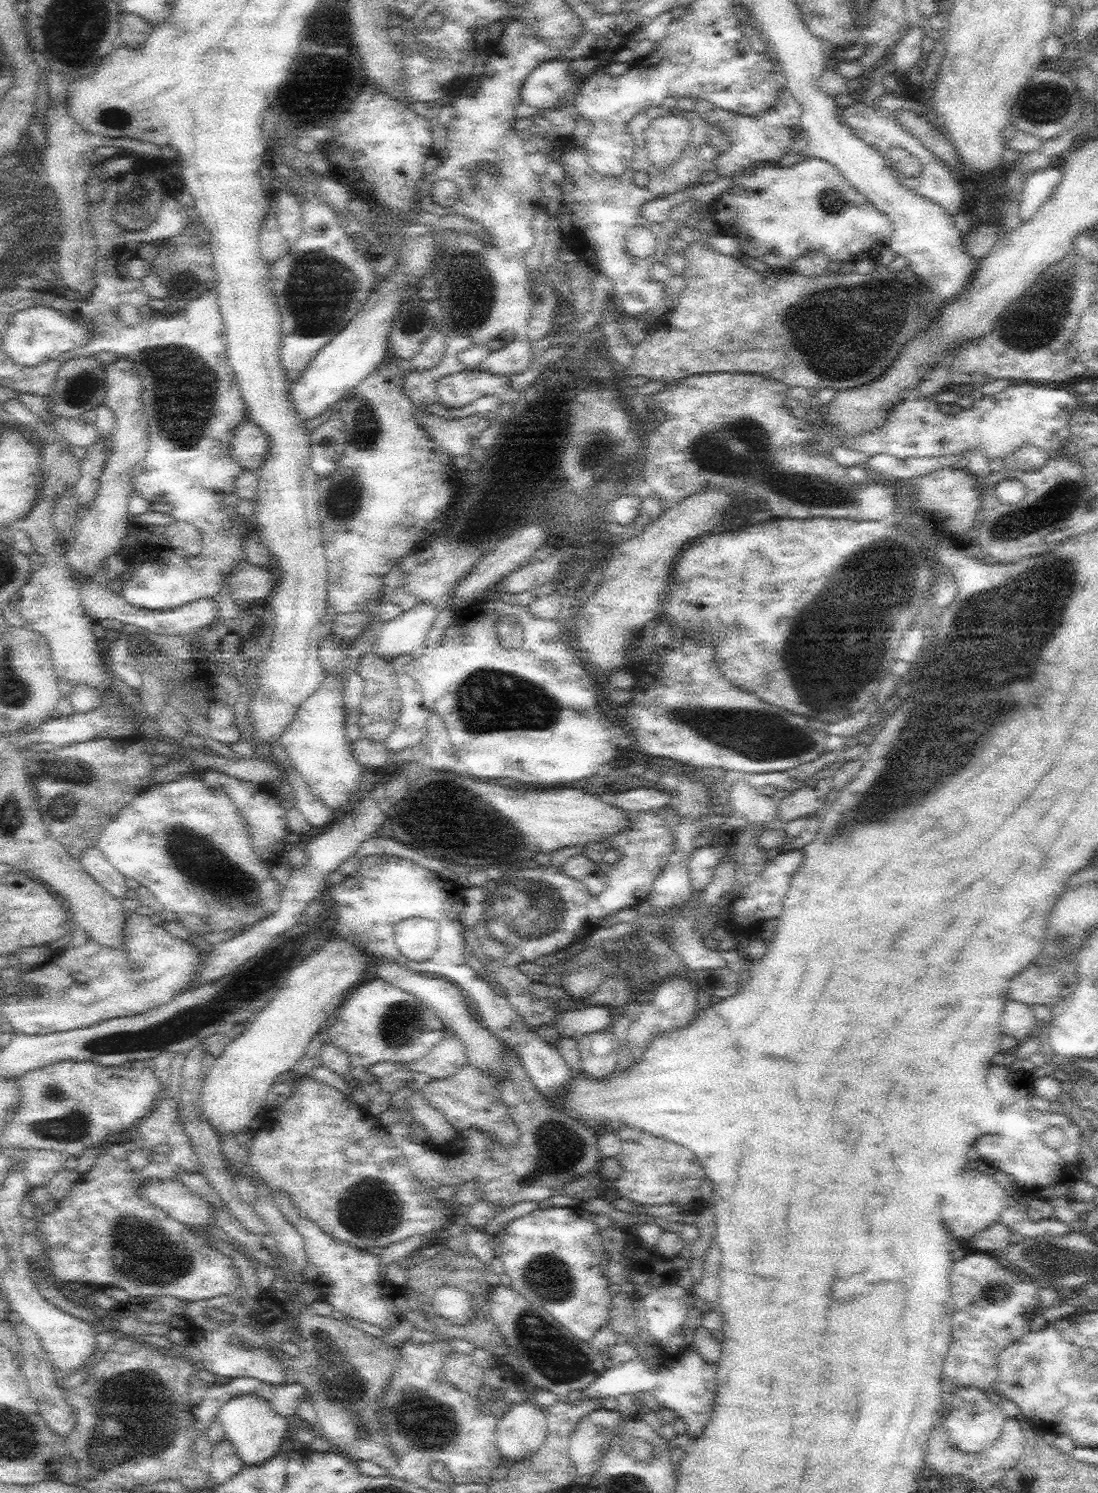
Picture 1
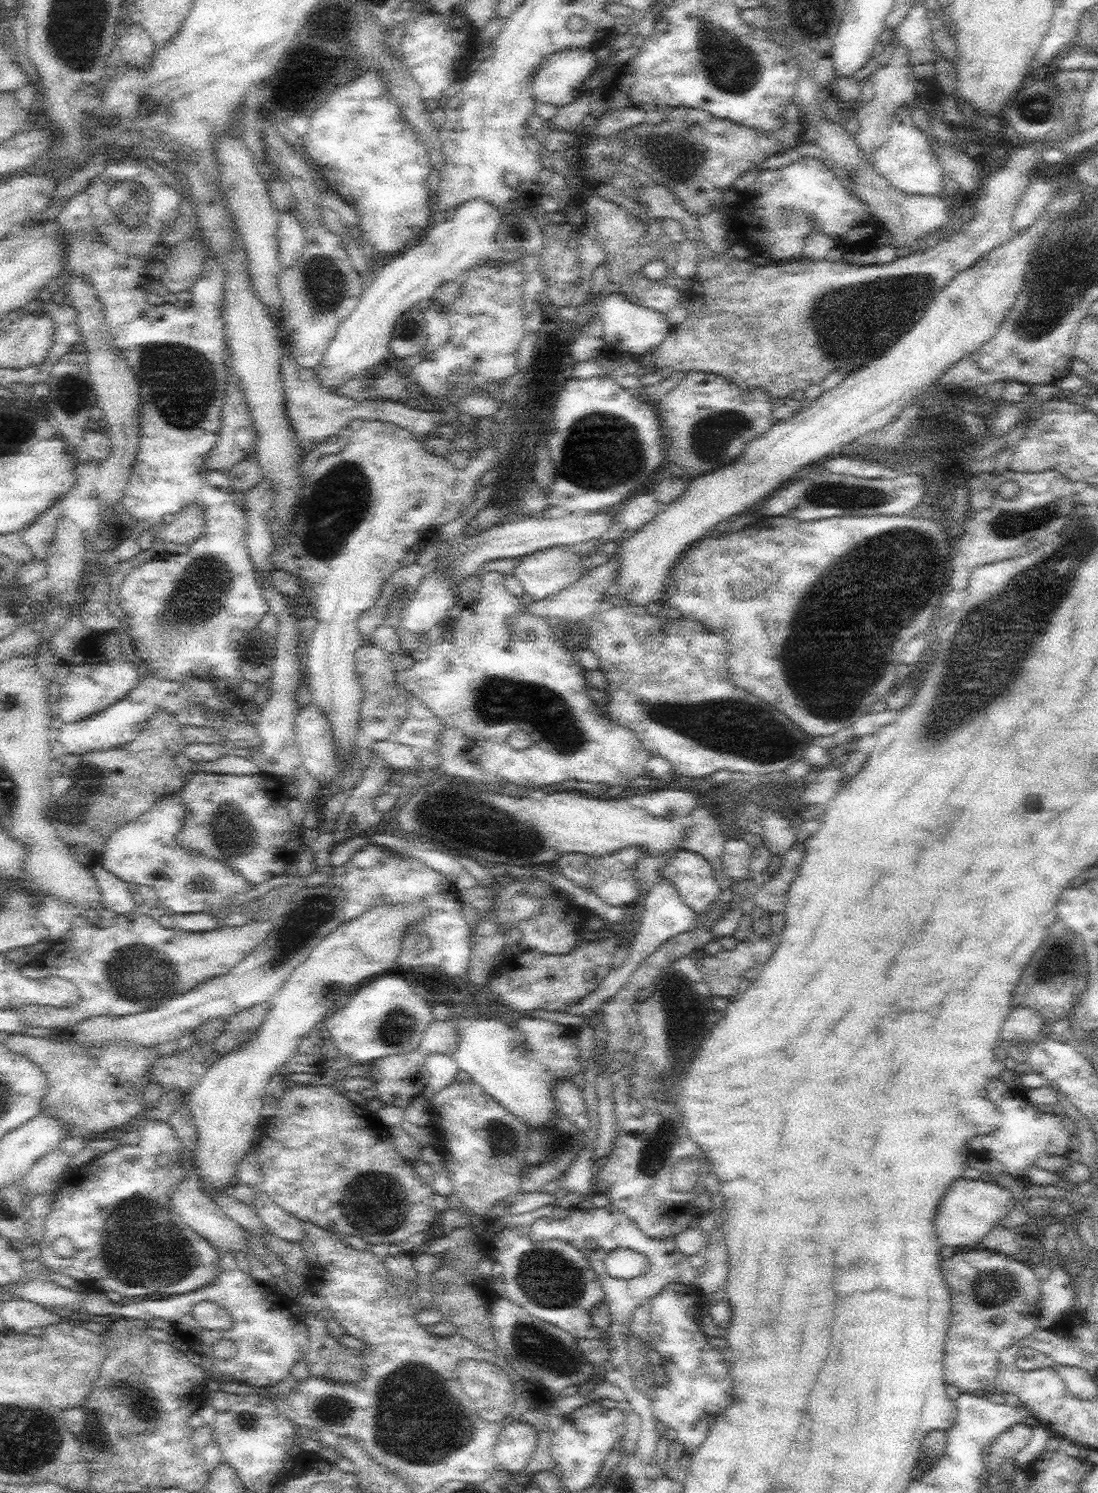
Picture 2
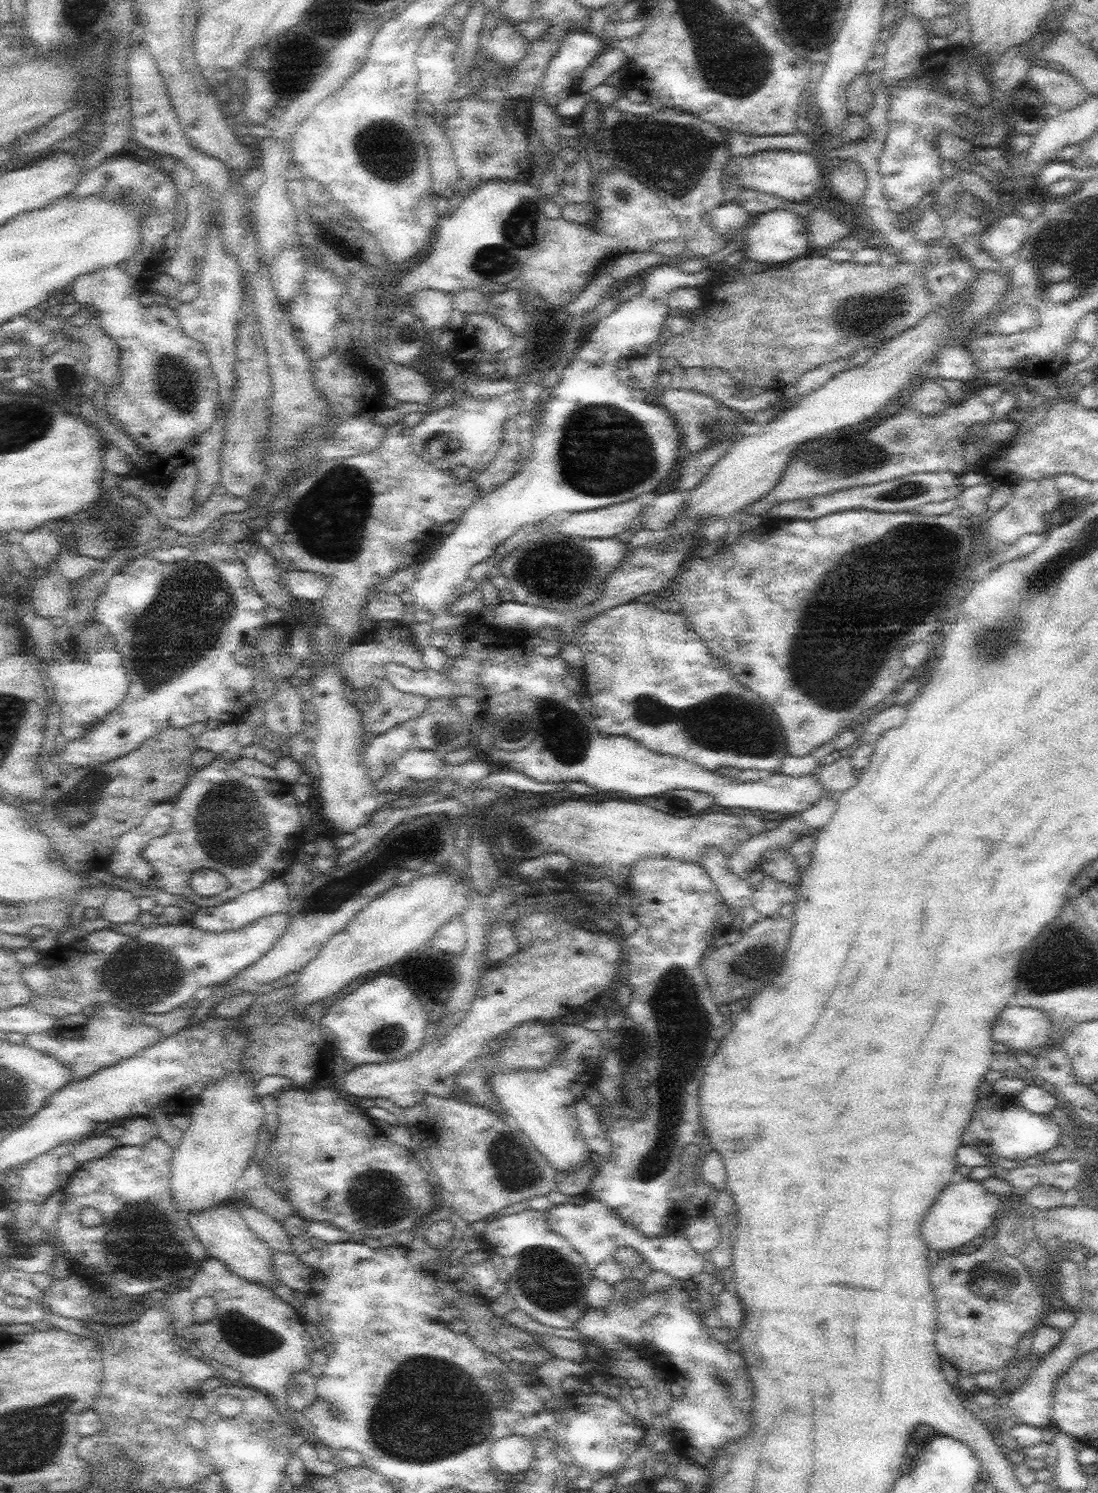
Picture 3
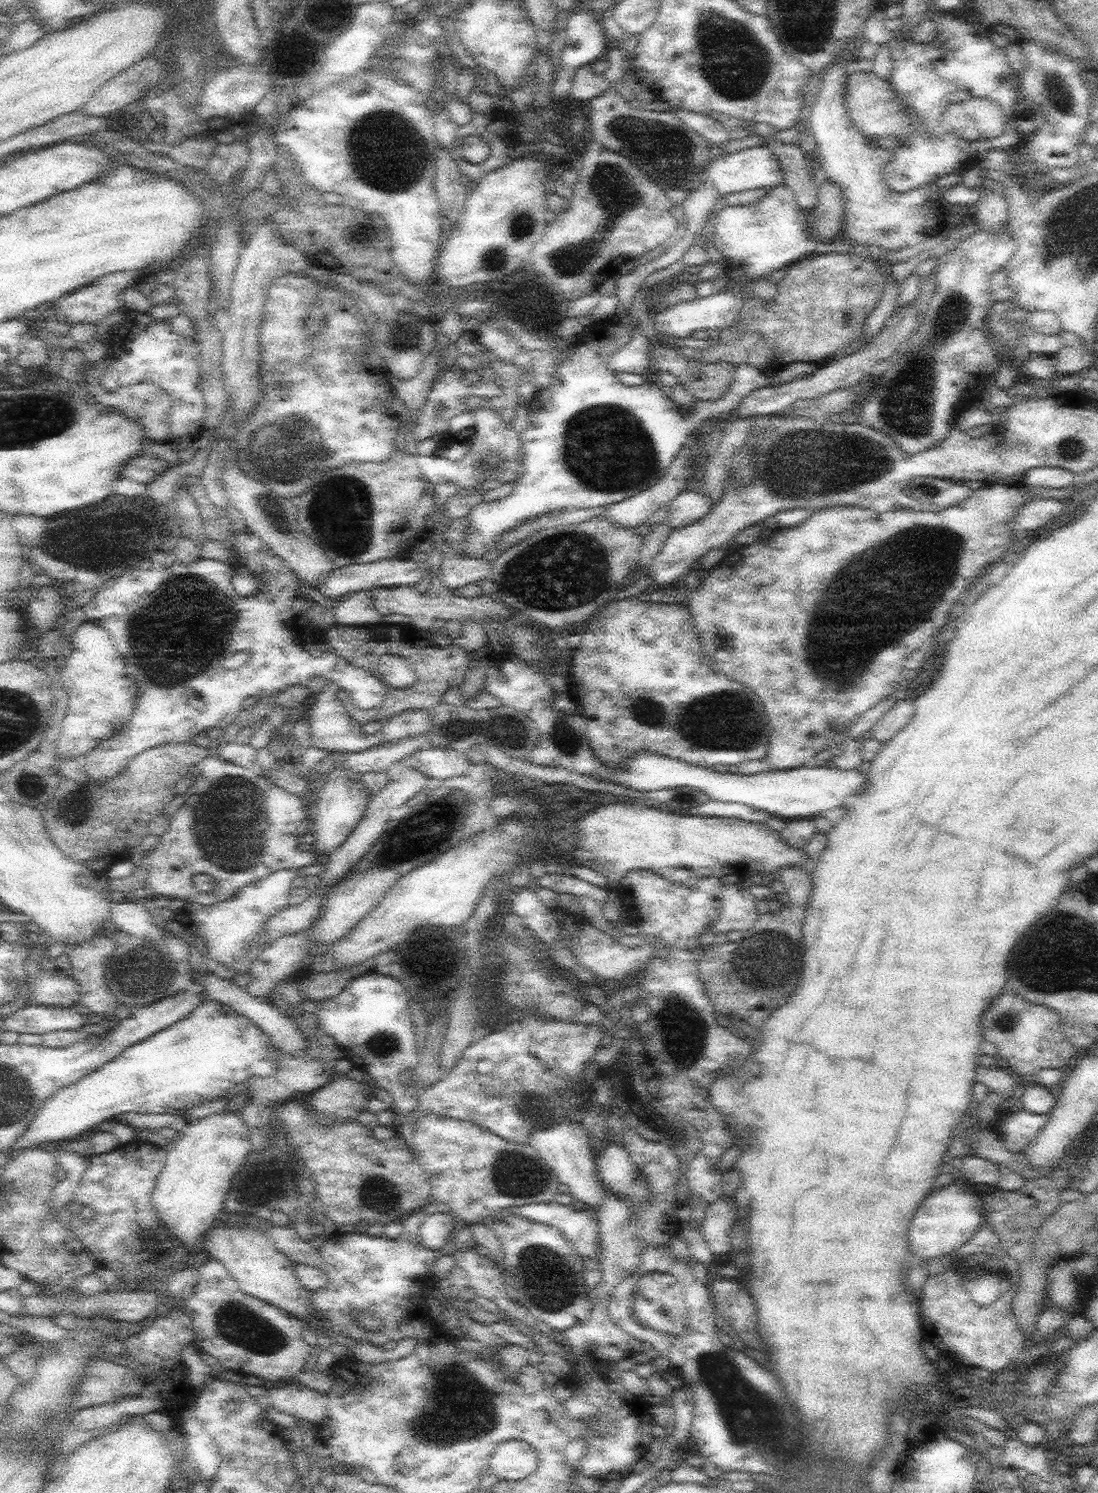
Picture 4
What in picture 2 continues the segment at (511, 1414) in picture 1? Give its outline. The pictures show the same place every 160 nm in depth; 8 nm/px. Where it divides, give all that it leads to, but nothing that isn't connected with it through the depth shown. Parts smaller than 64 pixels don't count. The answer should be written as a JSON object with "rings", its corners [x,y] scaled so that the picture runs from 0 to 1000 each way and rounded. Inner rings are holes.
{"rings":[[[468,952],[454,961],[451,976],[464,988],[476,986],[489,971],[492,960],[475,952]]]}

